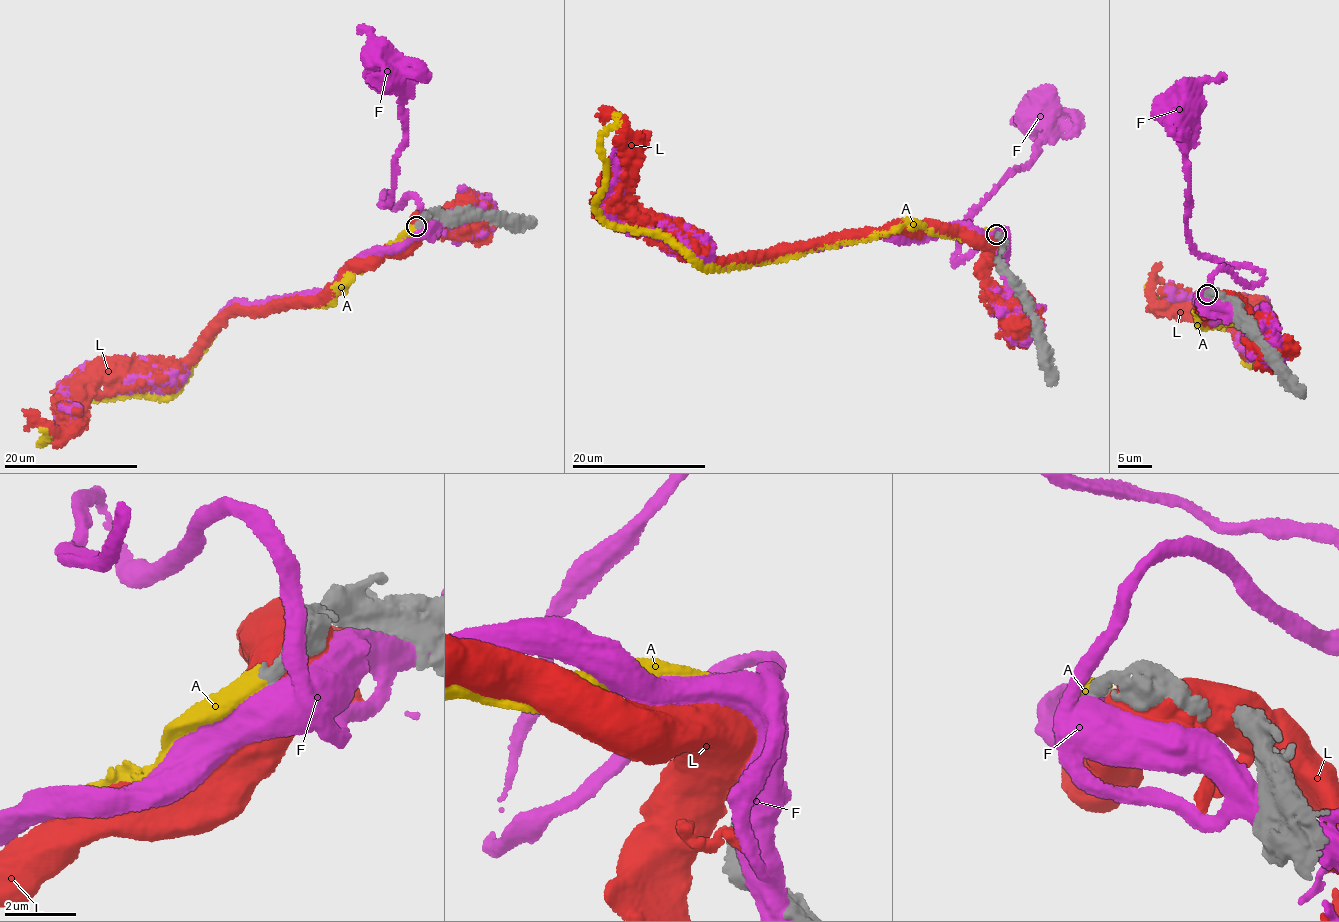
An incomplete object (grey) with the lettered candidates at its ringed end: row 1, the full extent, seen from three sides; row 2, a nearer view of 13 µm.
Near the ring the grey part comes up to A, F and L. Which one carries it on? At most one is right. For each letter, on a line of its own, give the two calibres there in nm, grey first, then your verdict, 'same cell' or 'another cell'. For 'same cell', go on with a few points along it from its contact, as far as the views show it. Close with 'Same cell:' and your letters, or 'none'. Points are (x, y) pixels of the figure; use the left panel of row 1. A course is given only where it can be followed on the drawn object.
A: 360/480 nm | same cell | via (416, 225), (350, 275), (328, 302), (236, 307), (172, 394), (92, 396), (43, 444), (47, 433), (40, 426)
F: 400/750 nm | another cell
L: 380/700 nm | another cell
Same cell: A

